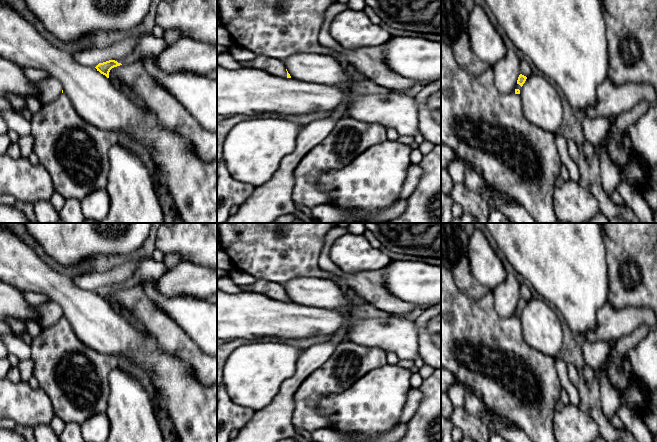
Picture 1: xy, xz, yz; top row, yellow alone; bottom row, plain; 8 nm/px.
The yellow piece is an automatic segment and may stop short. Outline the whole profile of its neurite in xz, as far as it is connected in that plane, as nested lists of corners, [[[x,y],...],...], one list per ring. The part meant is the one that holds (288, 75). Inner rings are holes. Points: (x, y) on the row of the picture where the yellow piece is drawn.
[[[257,56],[250,64],[239,62],[242,67],[247,67],[250,65],[252,68],[265,71],[270,75],[276,75],[283,78],[291,78],[290,74],[286,70],[284,62],[277,59]]]

